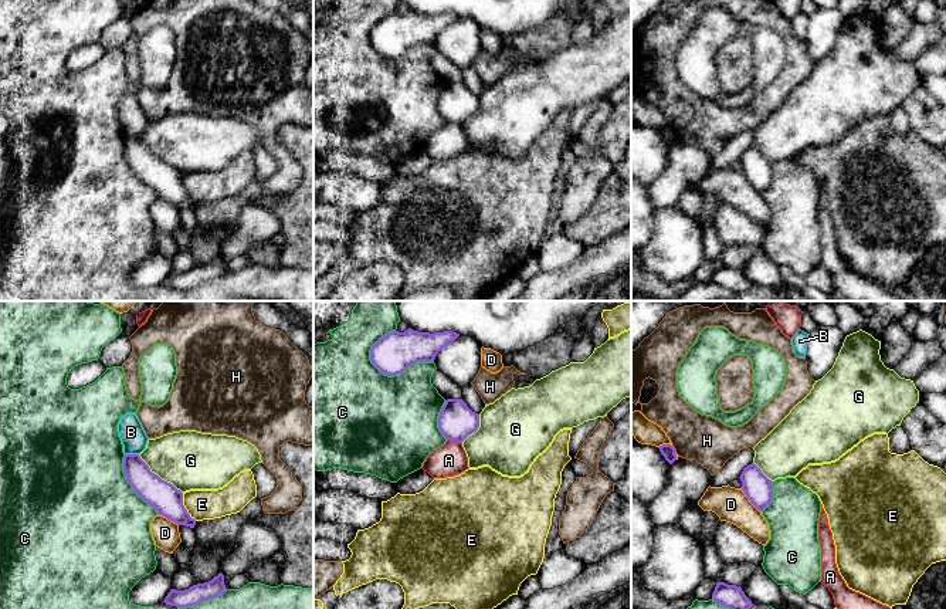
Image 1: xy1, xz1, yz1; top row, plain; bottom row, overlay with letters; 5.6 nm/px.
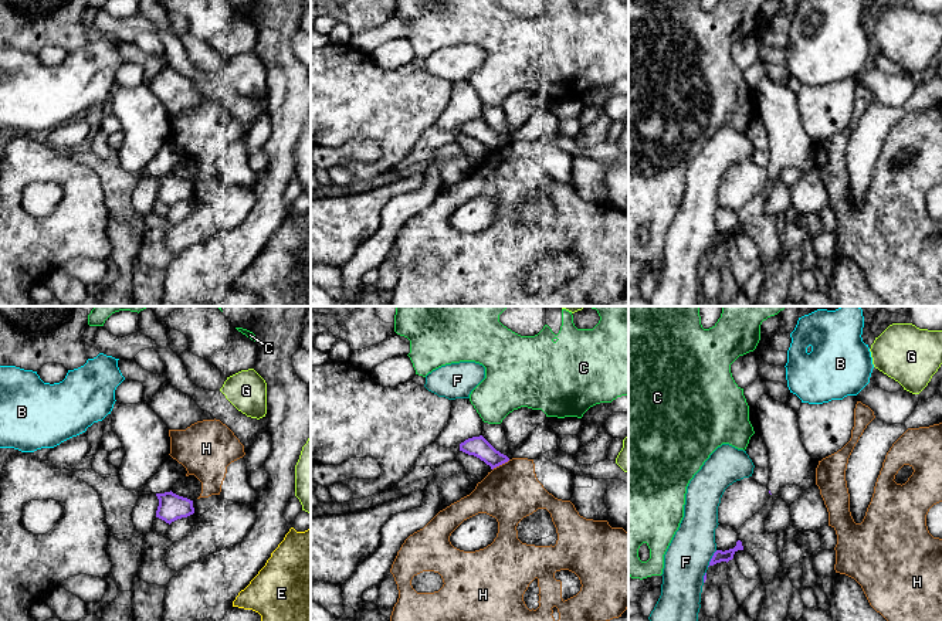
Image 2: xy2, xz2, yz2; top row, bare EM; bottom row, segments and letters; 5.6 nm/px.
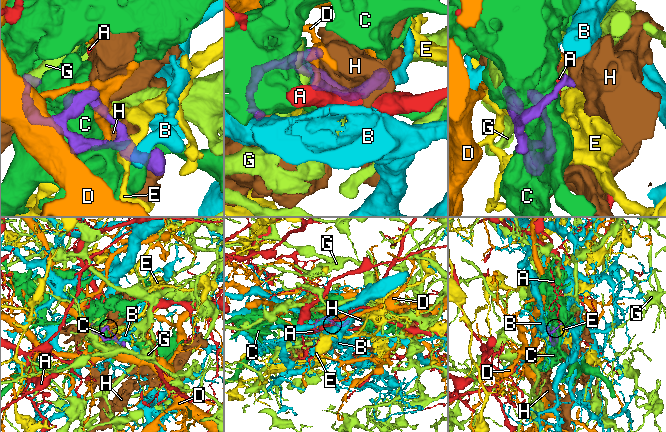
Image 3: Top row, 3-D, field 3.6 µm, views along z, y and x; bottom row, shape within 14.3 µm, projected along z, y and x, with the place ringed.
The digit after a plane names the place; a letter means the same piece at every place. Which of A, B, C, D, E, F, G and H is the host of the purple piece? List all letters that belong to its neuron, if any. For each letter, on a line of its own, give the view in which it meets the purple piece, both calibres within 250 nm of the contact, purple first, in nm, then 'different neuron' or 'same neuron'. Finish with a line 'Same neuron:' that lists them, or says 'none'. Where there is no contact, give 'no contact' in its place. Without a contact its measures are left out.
A: meets purple in xz1; 200 nm thick on the purple side, 180 nm on the other; different neuron
B: meets purple in xy1; 160 nm thick on the purple side, 140 nm on the other; different neuron
C: meets purple in xz1; 220 nm thick on the purple side, 480 nm on the other; different neuron
D: meets purple in yz1; 160 nm thick on the purple side, 200 nm on the other; different neuron
E: meets purple in xy1; 170 nm thick on the purple side, 180 nm on the other; different neuron
F: meets purple in yz2; 70 nm thick on the purple side, 260 nm on the other; different neuron
G: meets purple in xy1; 170 nm thick on the purple side, 340 nm on the other; different neuron
H: meets purple in xz2; 120 nm thick on the purple side, 320 nm on the other; different neuron
Same neuron: none

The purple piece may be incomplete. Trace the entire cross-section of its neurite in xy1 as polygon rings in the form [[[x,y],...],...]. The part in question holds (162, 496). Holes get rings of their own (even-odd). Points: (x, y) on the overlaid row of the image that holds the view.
[[[125,454],[123,473],[135,493],[150,504],[159,515],[177,525],[194,528],[196,520],[190,517],[183,505],[183,493],[152,473],[139,454]]]

